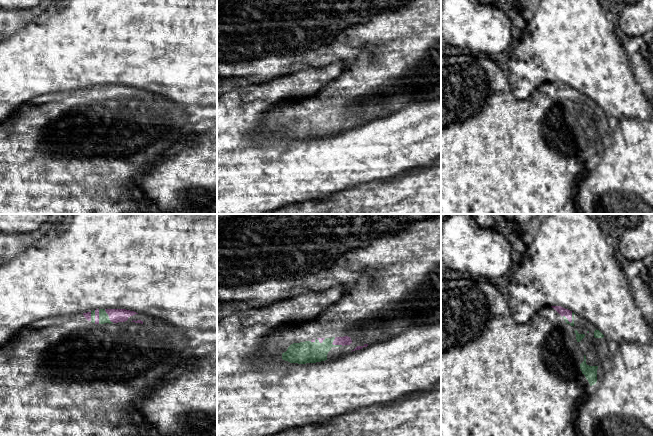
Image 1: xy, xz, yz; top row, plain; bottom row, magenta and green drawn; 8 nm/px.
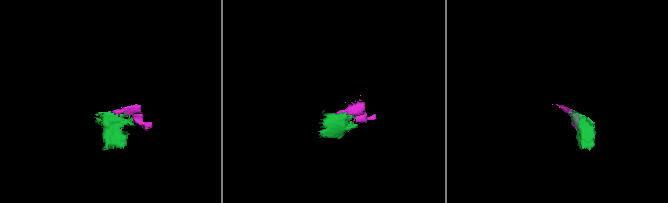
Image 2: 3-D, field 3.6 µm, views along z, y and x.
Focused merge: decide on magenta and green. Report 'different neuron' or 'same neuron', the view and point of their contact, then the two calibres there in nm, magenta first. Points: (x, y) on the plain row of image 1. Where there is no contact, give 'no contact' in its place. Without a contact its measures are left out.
same neuron; contact yz (567, 94); calibres 70 and 30 nm

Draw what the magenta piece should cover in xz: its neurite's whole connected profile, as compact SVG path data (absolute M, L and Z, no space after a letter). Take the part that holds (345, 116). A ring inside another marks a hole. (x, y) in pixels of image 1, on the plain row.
M218 0L217 1L217 78L232 78L236 83L260 84L308 68L321 69L330 64L346 63L346 70L328 87L294 103L270 110L258 127L259 135L282 134L290 139L316 139L338 134L345 129L389 115L411 102L441 98L441 0Z

